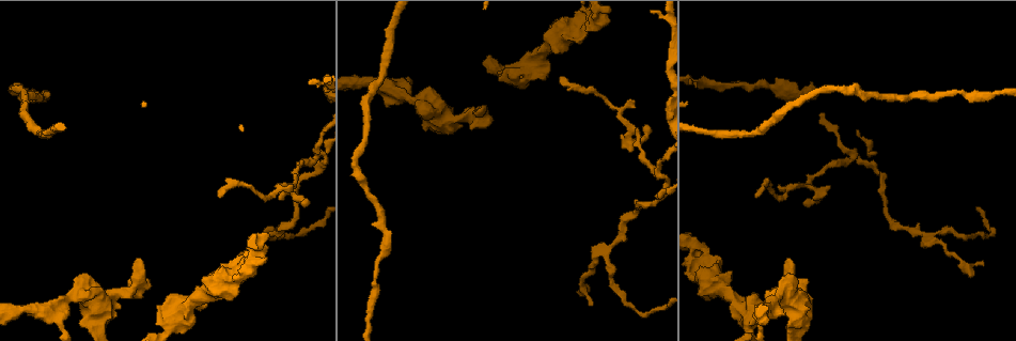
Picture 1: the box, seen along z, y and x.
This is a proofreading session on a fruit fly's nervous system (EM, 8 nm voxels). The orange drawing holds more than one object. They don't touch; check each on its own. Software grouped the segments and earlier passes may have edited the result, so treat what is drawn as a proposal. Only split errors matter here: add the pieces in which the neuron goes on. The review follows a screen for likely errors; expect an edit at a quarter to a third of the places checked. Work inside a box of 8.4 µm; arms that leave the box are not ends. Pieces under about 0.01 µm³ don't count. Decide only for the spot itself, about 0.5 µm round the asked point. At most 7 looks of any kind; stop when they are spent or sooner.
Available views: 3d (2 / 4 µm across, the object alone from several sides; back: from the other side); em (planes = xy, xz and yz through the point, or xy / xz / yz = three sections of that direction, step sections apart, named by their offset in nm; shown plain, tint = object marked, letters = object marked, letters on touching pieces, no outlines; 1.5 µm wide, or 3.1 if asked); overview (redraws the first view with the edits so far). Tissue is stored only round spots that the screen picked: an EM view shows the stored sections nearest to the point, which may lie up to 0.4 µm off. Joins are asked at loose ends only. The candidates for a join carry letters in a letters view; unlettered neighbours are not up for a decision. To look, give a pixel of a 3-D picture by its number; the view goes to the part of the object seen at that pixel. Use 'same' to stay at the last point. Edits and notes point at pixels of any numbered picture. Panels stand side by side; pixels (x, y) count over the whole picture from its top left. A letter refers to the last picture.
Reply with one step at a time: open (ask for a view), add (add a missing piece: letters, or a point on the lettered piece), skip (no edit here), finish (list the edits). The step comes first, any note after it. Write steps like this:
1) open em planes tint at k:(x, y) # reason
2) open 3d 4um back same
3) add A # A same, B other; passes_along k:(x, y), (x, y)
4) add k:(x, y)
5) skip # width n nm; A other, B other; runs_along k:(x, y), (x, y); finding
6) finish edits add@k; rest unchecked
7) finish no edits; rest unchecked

open em planes letters at 1:(593, 304) # tapers out

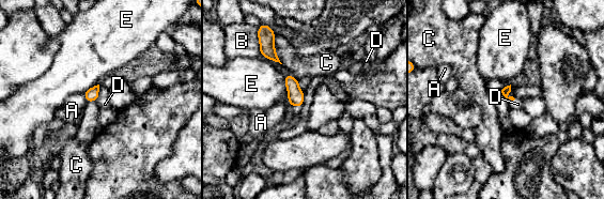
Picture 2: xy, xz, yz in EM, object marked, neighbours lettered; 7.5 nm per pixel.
skip # width 70 nm; A other, B other, C other, D other, E other; no lettered piece goes on from it

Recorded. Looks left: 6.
open em xy step 8 letters at 1:(218, 194) # free end

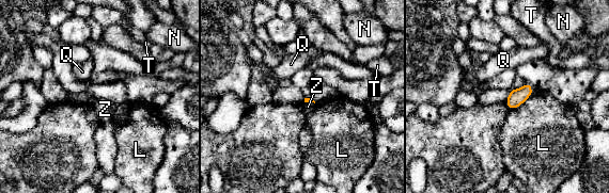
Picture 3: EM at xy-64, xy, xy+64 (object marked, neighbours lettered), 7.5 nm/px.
open em planes letters same

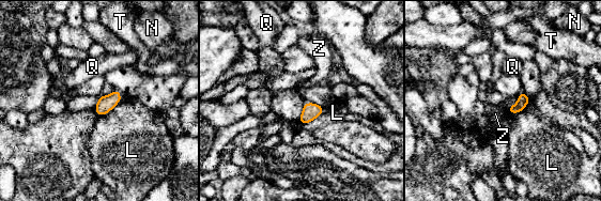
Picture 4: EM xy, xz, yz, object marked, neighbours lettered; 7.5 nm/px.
skip # longest_contact L 220 nm; L other, N other, Q other, T other, Z other; border 4:(121, 99), (109, 111), (98, 116); no lettered piece goes on from it

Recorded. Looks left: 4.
open 3d 2um at 1:(716, 254) # branch stops here

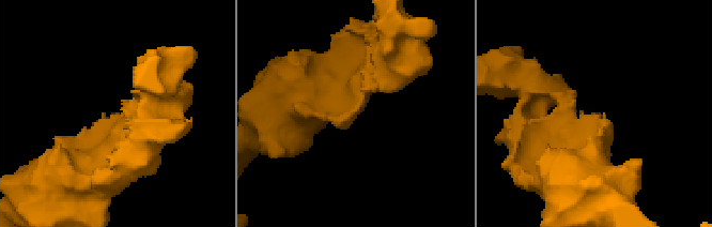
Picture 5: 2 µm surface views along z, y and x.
open em planes letters at 5:(116, 112) # now the EM

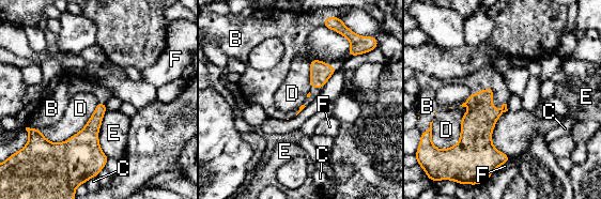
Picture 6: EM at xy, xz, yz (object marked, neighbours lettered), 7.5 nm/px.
add 6:(487, 76) # B same, C other, D other, E other, F other; it goes on there

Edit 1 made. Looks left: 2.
finish edits add@6; rest unchecked

